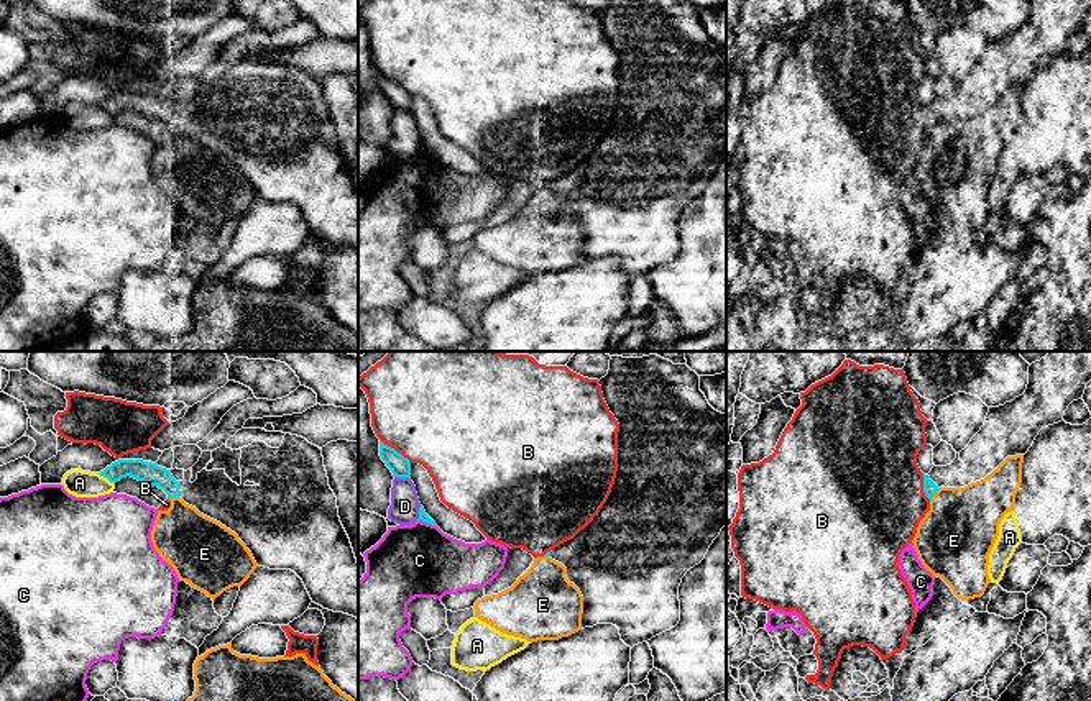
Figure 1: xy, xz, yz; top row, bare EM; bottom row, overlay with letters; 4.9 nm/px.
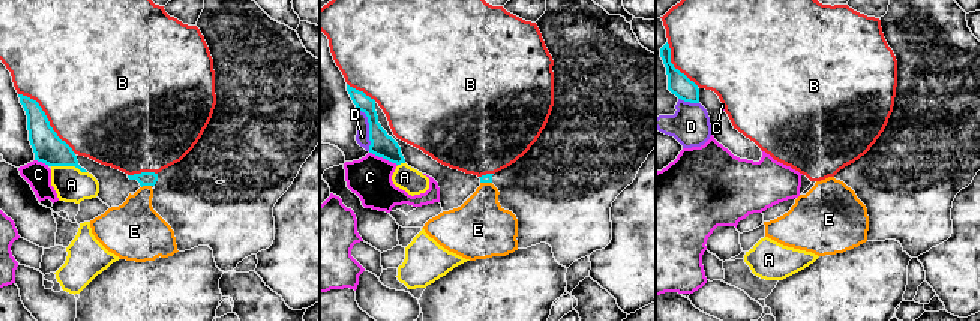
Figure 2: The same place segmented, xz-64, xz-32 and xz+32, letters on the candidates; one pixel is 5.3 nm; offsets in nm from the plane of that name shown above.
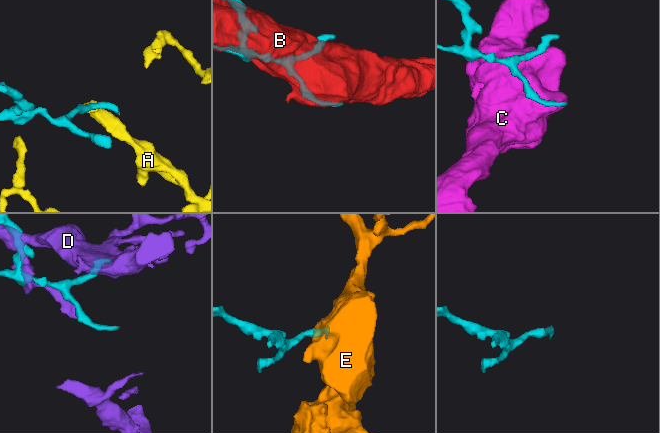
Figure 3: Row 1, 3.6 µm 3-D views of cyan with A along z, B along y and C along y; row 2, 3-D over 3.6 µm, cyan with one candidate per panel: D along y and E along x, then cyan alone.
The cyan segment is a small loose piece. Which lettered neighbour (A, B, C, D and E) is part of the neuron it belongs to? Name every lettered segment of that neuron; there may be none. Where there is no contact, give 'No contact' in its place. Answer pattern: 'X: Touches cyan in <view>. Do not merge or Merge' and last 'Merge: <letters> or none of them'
A: Touches cyan in xy. Do not merge
B: Touches cyan in xz. Do not merge
C: Touches cyan in xz. Do not merge
D: Touches cyan in xz. Do not merge
E: Touches cyan in yz. Do not merge
Merge: none of them

